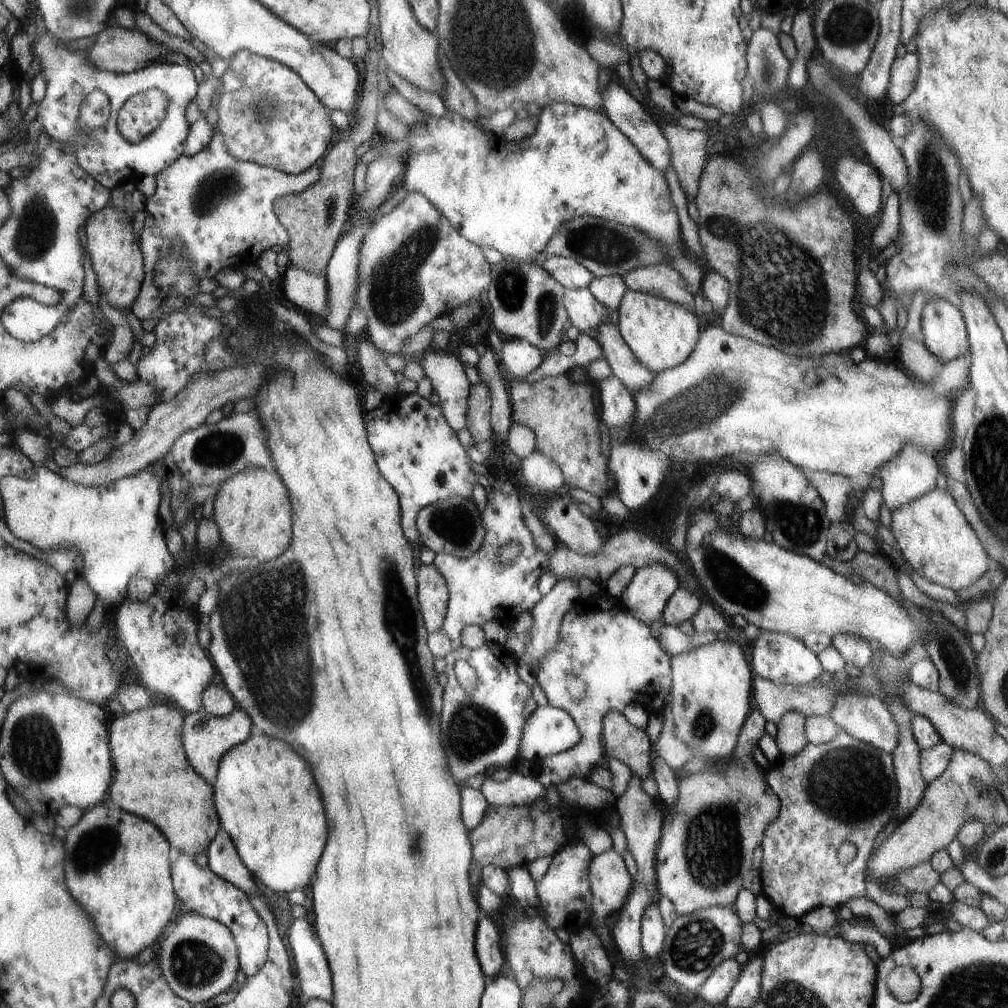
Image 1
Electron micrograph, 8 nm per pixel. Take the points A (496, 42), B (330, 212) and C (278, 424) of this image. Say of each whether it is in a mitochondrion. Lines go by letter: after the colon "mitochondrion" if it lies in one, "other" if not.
A: mitochondrion
B: mitochondrion
C: other

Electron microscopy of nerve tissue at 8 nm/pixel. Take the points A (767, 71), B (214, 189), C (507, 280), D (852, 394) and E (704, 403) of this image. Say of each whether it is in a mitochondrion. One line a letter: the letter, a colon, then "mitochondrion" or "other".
A: mitochondrion
B: mitochondrion
C: mitochondrion
D: mitochondrion
E: mitochondrion

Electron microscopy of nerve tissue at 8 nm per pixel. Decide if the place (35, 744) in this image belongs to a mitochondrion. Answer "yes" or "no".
yes

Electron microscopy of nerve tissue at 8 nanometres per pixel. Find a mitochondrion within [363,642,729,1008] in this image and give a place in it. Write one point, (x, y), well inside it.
(475, 728)

